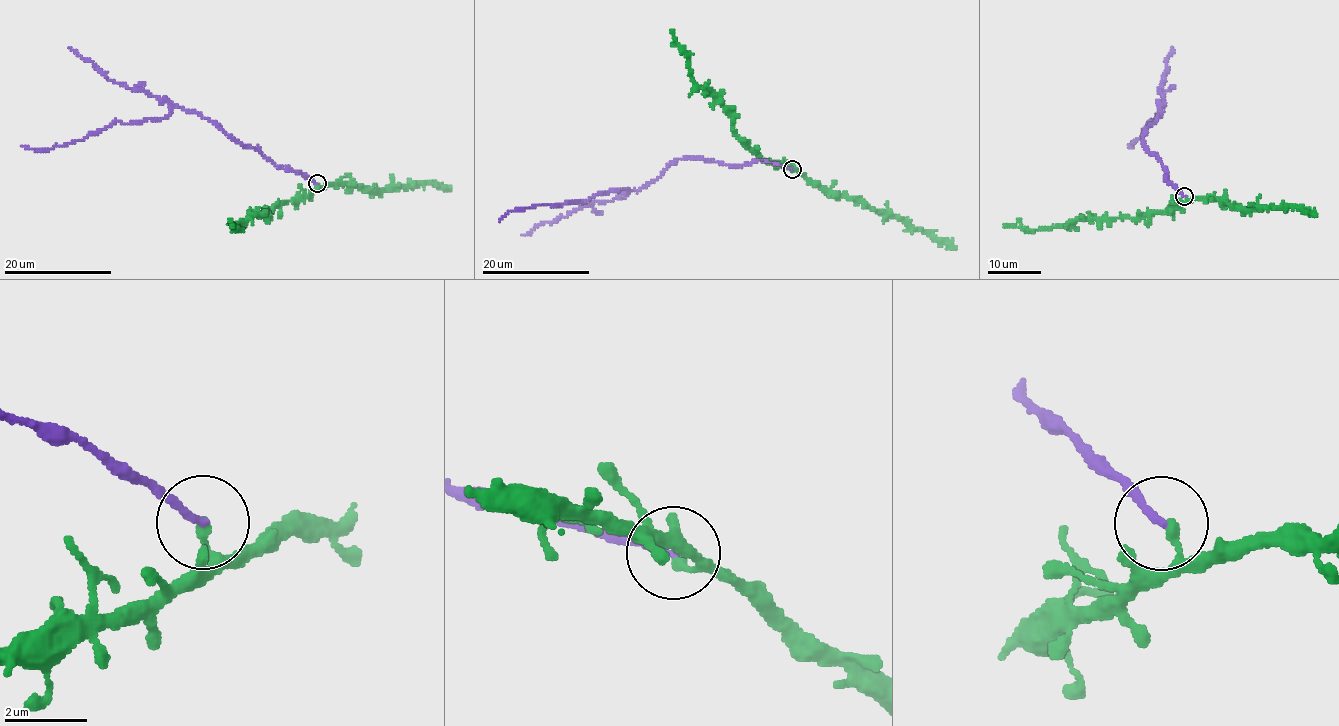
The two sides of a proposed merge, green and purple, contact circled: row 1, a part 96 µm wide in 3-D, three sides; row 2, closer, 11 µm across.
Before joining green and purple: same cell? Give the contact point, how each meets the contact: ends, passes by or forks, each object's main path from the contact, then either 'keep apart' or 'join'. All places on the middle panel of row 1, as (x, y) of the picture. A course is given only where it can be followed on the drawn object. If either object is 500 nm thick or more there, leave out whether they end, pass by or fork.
at (792, 169); green ends there; purple ends there; green runs (792, 170), (760, 159), (750, 150), (734, 129), (733, 114), (725, 105), (695, 83), (688, 54), (671, 30); purple runs (792, 168), (762, 160), (725, 165), (683, 157), (642, 188), (511, 210), (499, 221); keep apart

